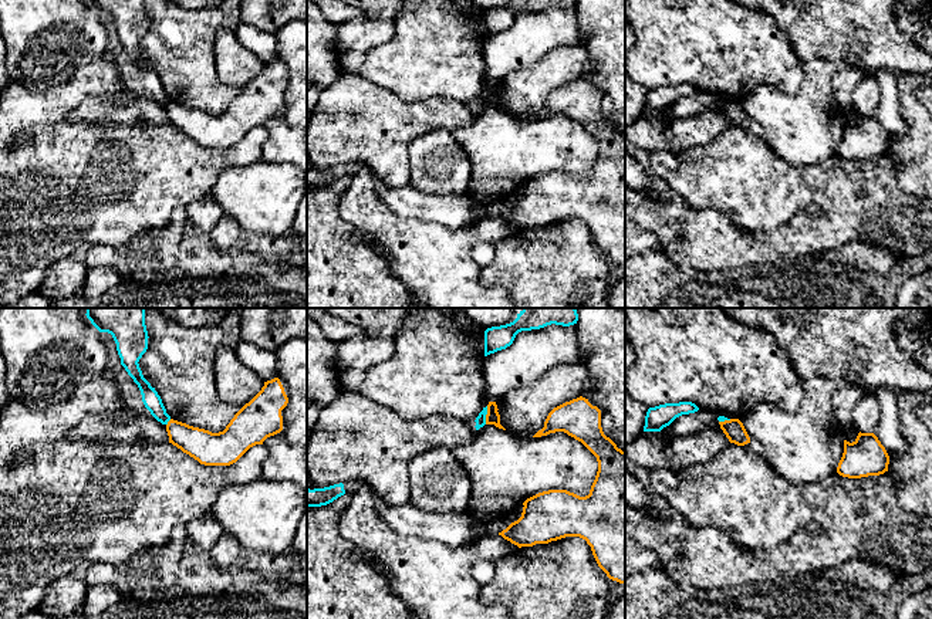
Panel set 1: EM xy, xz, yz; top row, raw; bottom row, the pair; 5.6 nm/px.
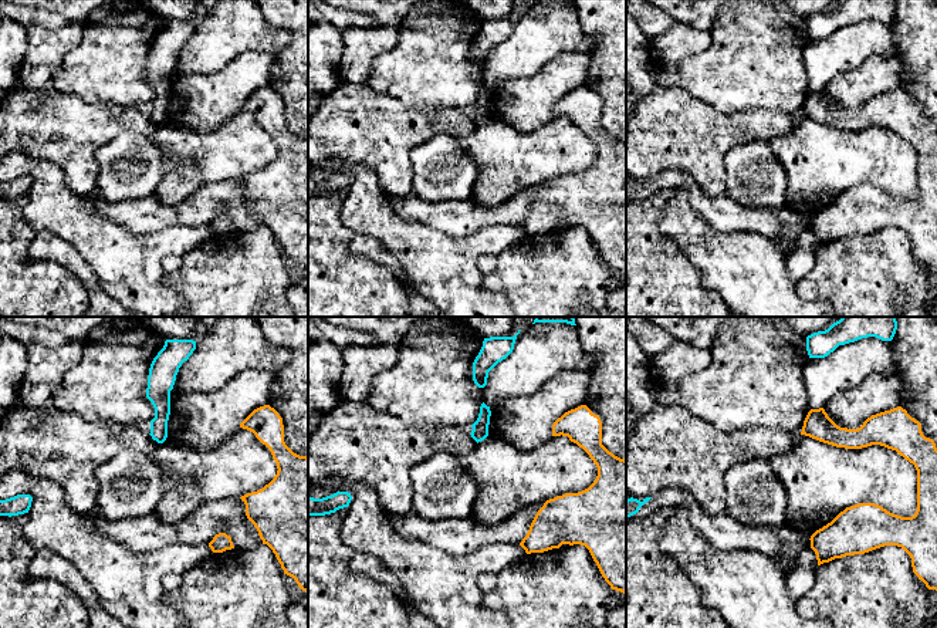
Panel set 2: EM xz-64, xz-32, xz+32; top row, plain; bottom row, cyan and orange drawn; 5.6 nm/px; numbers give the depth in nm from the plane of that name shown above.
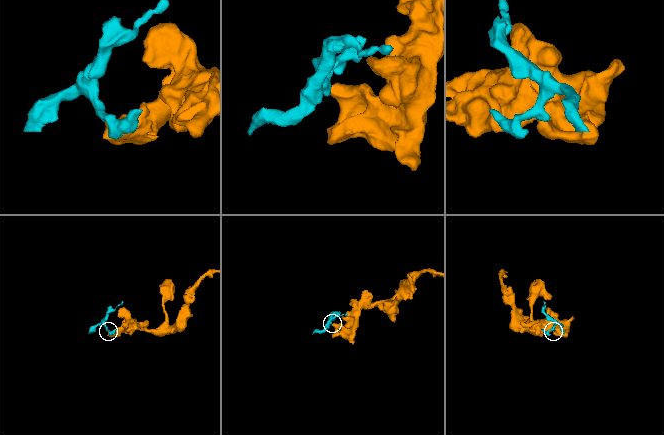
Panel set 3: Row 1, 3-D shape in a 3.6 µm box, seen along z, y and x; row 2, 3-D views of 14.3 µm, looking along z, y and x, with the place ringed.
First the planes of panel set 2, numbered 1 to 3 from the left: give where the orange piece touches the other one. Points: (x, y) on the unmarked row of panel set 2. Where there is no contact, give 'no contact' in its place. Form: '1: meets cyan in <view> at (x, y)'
1: no contact
2: no contact
3: no contact

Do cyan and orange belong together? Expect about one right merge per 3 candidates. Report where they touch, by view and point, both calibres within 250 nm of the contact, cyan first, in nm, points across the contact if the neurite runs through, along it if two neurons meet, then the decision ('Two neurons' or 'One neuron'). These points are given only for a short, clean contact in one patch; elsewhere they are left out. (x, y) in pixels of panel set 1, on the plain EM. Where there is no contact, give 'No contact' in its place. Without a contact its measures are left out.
Touches cyan at xz (486, 95). Thickness 60 nm (cyan) against 80 nm. Boundary: xz (488, 88), (485, 105). Two neurons

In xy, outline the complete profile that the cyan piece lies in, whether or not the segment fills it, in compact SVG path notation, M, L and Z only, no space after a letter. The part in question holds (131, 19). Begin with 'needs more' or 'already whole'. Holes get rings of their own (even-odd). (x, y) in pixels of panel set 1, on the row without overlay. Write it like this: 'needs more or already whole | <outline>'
already whole | M88 0L91 6L99 14L108 14L112 17L116 33L121 40L121 47L125 50L128 57L138 67L142 84L151 97L161 104L168 106L170 98L162 85L161 78L143 60L139 50L139 41L148 31L148 13L145 0Z

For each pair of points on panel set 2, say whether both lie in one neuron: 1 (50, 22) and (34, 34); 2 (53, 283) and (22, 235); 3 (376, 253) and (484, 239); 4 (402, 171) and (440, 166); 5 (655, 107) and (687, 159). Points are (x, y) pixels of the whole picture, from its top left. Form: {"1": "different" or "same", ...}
{"1": "different", "2": "same", "3": "different", "4": "different", "5": "same"}

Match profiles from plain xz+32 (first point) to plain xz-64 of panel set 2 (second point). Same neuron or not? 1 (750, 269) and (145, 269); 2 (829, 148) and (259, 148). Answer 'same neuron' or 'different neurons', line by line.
1: same neuron
2: same neuron

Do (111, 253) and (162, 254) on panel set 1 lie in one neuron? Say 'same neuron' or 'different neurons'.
same neuron

